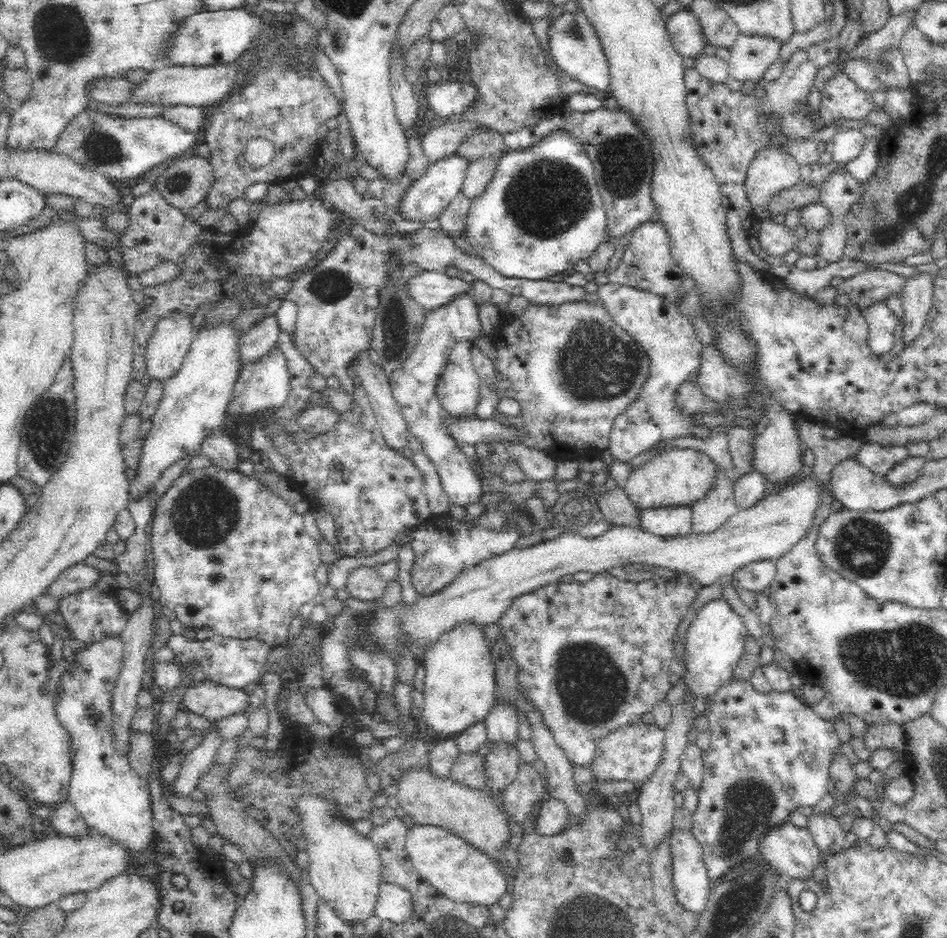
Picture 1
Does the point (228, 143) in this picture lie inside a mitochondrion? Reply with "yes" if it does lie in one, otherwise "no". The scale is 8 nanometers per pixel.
no

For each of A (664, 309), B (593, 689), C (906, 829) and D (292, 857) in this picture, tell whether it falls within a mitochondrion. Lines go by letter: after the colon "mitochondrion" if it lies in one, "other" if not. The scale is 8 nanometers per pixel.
A: other
B: mitochondrion
C: other
D: other

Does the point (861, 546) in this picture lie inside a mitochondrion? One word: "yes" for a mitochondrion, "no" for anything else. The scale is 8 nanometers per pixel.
yes

